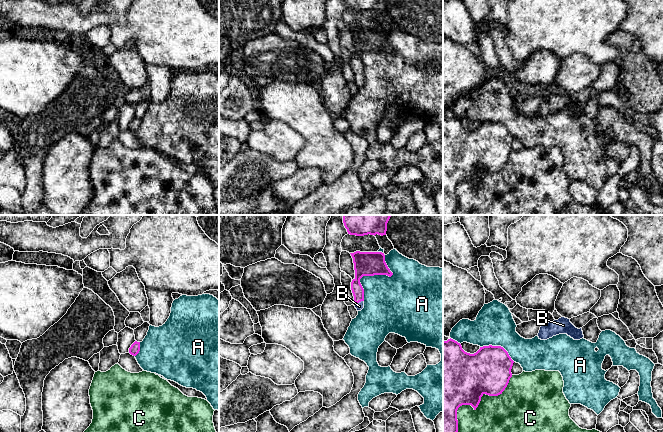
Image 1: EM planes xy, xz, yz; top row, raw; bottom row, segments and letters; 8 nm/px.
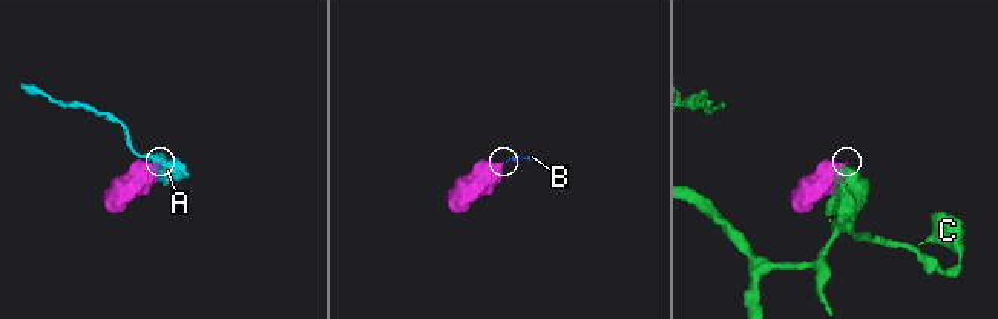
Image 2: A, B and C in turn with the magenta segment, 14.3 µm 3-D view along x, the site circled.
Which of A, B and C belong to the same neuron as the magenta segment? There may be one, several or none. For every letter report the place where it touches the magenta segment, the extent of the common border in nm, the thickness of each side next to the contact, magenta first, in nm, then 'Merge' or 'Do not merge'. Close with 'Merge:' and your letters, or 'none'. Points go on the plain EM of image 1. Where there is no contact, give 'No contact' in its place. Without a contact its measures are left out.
A: Touches magenta at xz (377, 50). Shared border 420 nm. Thickness 190 nm (magenta) against 420 nm. Do not merge
B: Touches magenta at xz (358, 78). Shared border 80 nm. Thickness 100 nm (magenta) against 70 nm. Merge
C: Touches magenta at yz (475, 184). Shared border 700 nm. Thickness 400 nm (magenta) against 480 nm. Do not merge
Merge: B

